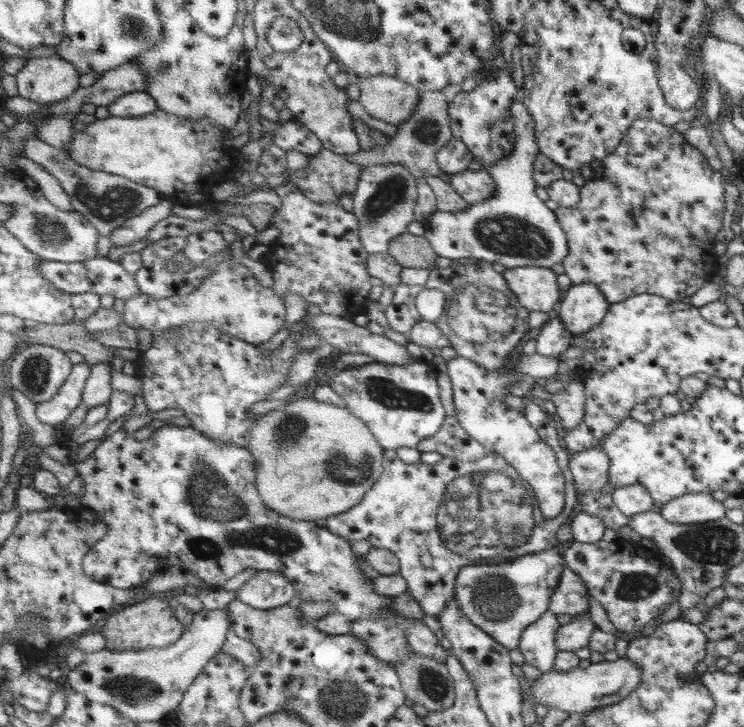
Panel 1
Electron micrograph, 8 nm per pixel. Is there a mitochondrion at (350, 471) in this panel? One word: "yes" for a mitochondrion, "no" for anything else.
yes

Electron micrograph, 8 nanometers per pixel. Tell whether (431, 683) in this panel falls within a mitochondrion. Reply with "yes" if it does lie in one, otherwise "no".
yes

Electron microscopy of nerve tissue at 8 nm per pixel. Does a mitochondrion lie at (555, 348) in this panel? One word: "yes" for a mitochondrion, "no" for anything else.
no

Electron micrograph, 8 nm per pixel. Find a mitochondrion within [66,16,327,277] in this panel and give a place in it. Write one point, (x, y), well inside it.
(117, 202)

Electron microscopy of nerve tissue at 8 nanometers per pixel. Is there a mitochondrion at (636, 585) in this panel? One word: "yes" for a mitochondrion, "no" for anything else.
yes

